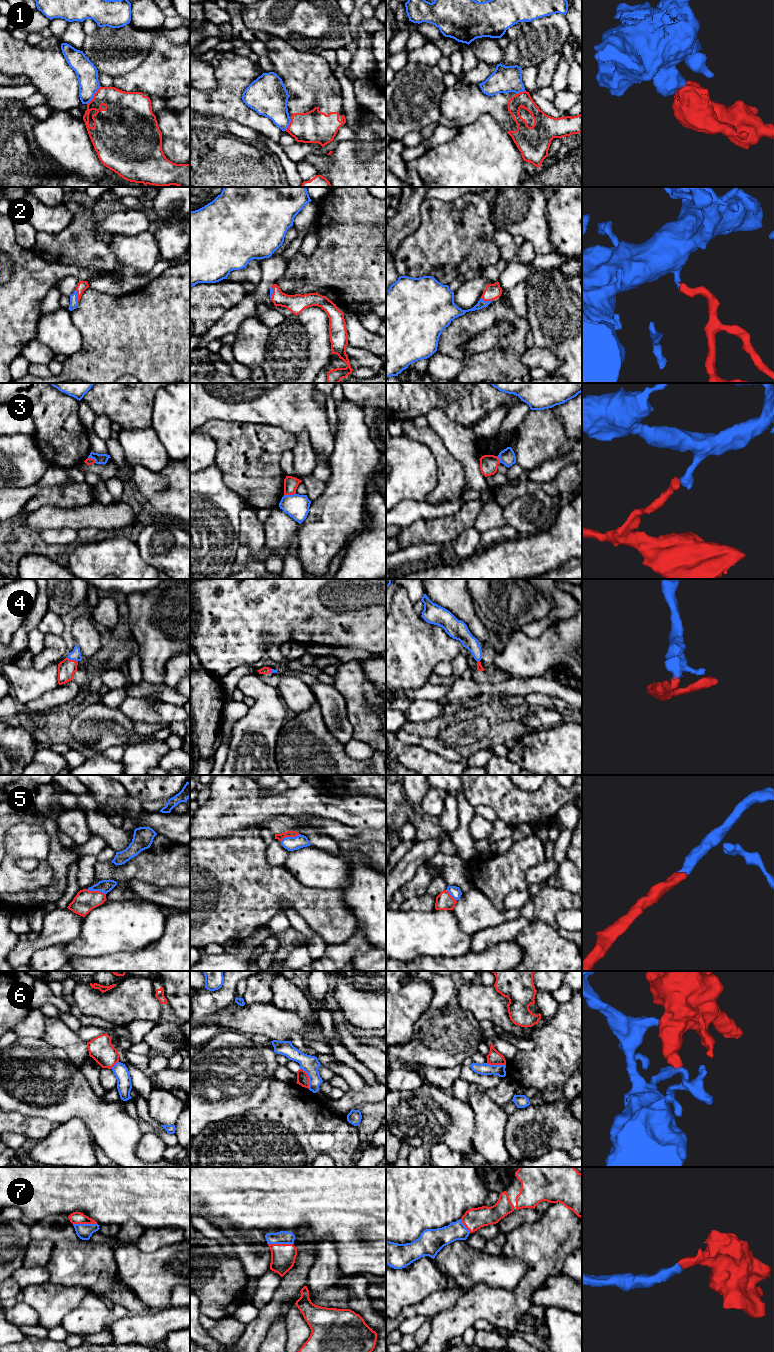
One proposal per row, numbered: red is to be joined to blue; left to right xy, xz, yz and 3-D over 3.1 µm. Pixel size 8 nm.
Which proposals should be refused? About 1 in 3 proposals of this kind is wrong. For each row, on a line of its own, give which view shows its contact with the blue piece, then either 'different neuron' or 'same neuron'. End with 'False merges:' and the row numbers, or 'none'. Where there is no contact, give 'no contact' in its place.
1: meets blue in xy; different neuron
2: meets blue in xy; same neuron
3: meets blue in xz; different neuron
4: meets blue in xy; same neuron
5: meets blue in xy; same neuron
6: meets blue in xz; different neuron
7: meets blue in xz; same neuron
False merges: 1, 3, 6

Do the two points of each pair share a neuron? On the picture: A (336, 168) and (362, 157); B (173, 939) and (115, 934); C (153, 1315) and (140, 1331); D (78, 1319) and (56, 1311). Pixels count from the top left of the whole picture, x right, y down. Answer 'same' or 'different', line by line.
A: different
B: same
C: same
D: different

